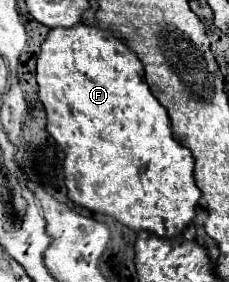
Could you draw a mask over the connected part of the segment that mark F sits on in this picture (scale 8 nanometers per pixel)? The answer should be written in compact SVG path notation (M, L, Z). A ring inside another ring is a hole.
M91 25L51 29L37 57L39 99L47 113L47 131L65 149L65 185L73 203L115 217L133 231L151 231L157 237L177 237L195 219L201 191L193 179L191 149L173 139L167 111L143 81L143 65L119 39L105 37Z

